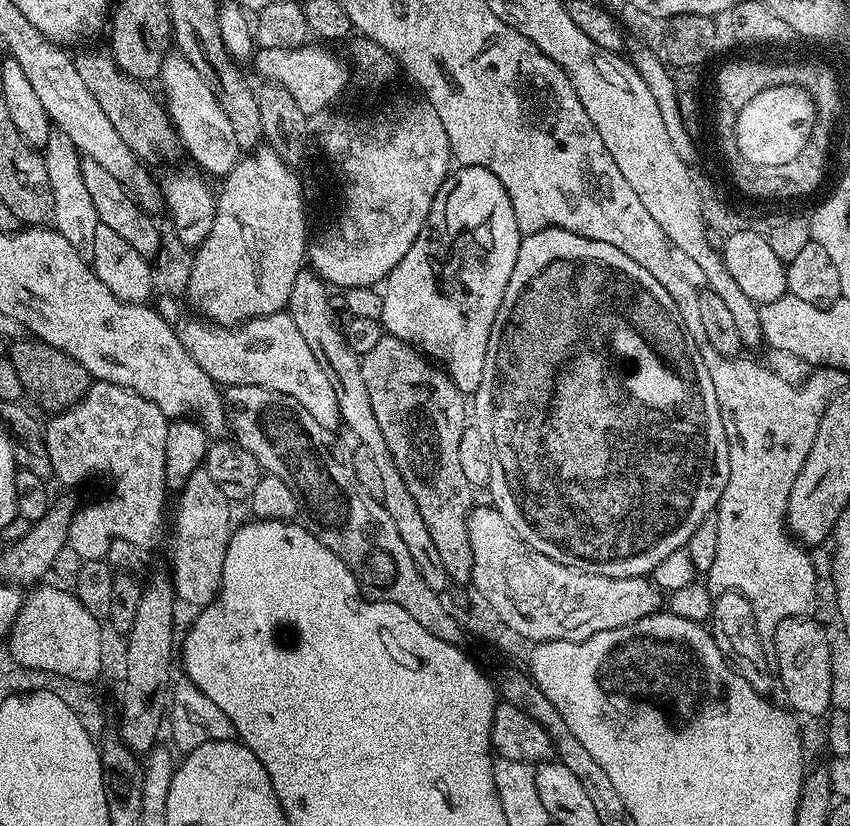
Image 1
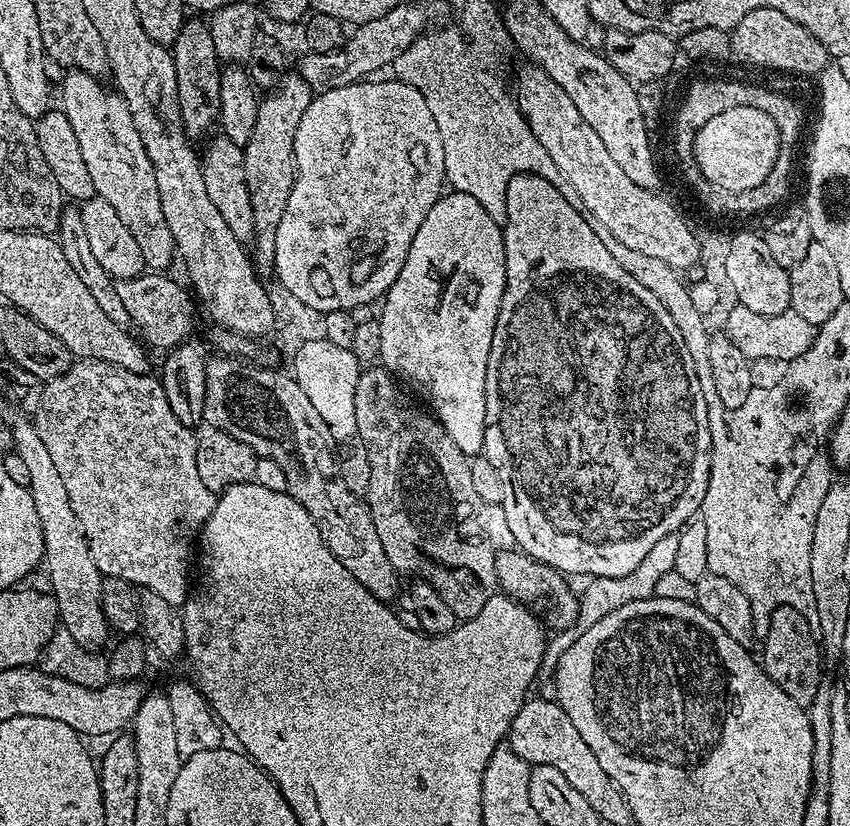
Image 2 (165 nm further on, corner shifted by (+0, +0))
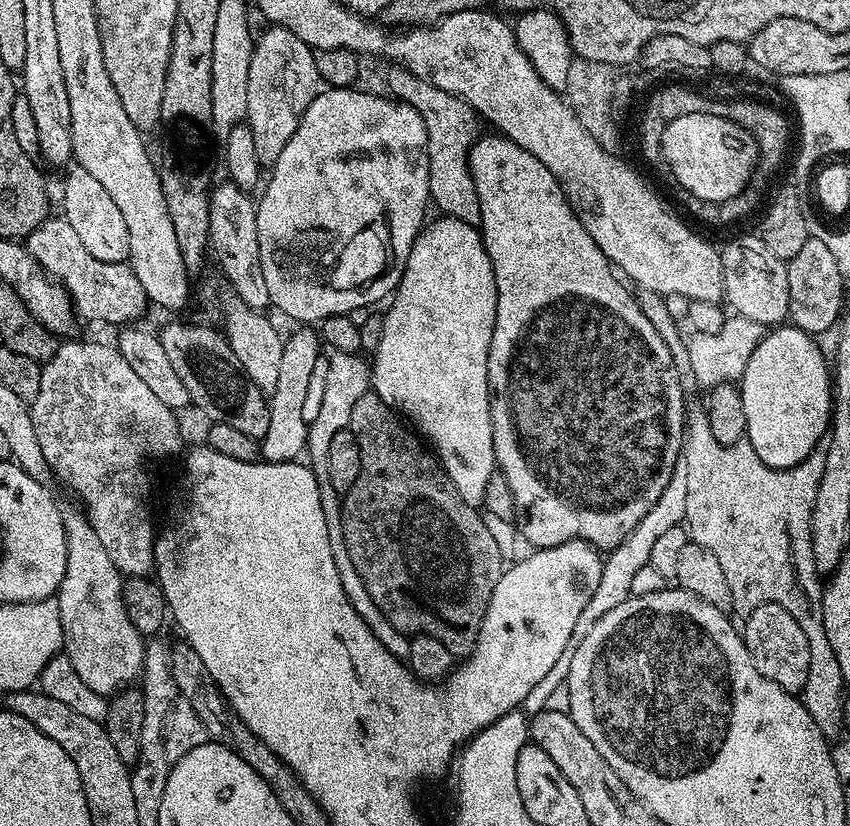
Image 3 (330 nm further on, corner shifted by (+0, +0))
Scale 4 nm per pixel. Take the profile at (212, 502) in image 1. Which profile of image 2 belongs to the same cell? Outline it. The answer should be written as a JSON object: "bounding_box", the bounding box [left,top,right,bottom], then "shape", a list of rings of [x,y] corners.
{"bounding_box":[34,358,218,606],"shape":[[[87,358],[77,359],[72,368],[66,370],[66,374],[45,383],[42,402],[39,403],[34,415],[34,423],[38,430],[38,438],[42,438],[47,452],[50,453],[50,462],[58,469],[58,475],[66,486],[70,506],[74,506],[74,514],[82,526],[82,534],[86,534],[90,558],[94,558],[94,566],[98,566],[101,577],[122,578],[127,584],[154,590],[154,594],[166,598],[166,602],[177,606],[183,605],[190,595],[188,571],[194,568],[194,549],[197,547],[200,533],[204,531],[204,524],[214,510],[218,496],[217,493],[207,489],[205,483],[201,481],[195,465],[197,437],[193,429],[182,426],[182,422],[174,418],[174,410],[170,410],[170,402],[166,402],[166,394],[159,379],[152,374],[131,372],[122,366],[114,366],[110,362]]]}

